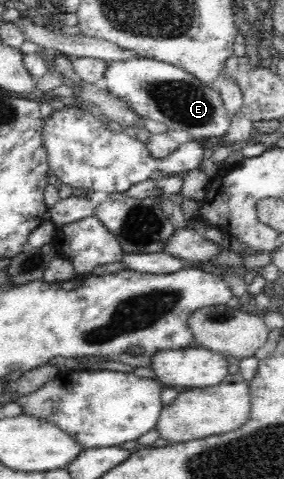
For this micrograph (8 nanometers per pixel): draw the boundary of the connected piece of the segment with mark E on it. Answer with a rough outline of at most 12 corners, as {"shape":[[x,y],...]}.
{"shape":[[149,58],[110,61],[102,84],[194,140],[225,136],[219,91]]}

